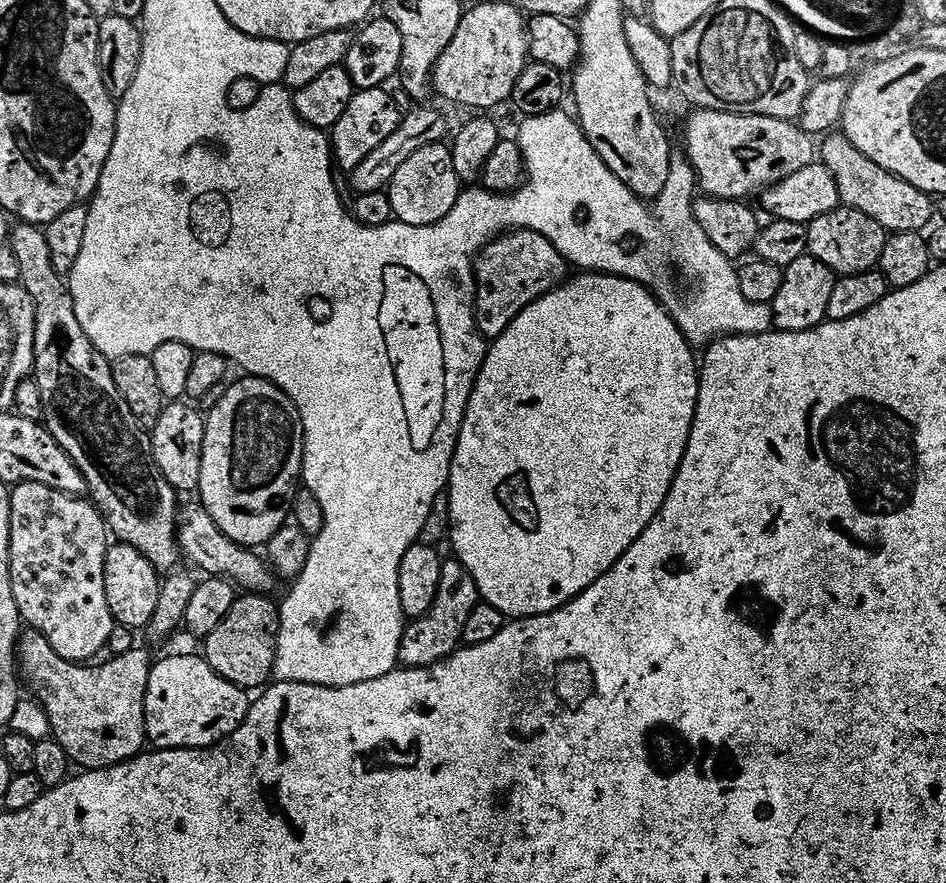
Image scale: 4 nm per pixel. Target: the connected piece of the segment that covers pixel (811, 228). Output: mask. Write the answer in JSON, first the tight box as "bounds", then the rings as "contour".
{"bounds":[806,206,889,278],"contour":[[[837,206],[832,212],[822,214],[806,228],[807,251],[844,278],[860,278],[863,272],[875,269],[889,239],[889,233],[874,218],[847,206]]]}

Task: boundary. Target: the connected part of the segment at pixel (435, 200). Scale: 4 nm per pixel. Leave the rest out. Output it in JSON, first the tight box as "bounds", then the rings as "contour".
{"bounds":[390,142,462,224],"contour":[[[431,142],[422,146],[417,153],[402,162],[398,172],[394,174],[390,183],[390,200],[393,215],[409,224],[425,224],[428,218],[433,221],[450,214],[451,208],[458,202],[462,191],[461,173],[456,171],[452,148],[449,145]]]}

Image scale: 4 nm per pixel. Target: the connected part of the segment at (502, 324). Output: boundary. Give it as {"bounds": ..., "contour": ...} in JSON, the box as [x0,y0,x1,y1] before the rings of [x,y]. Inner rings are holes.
{"bounds":[478,229,560,339],"contour":[[[519,229],[518,231],[503,235],[495,239],[484,248],[479,260],[484,264],[484,282],[478,289],[478,304],[486,308],[487,321],[482,324],[482,330],[487,339],[496,339],[511,324],[515,310],[532,303],[537,297],[544,294],[547,289],[548,276],[560,262],[557,245],[545,233],[535,232],[532,229]],[[502,306],[508,306],[503,312],[495,311]]]}

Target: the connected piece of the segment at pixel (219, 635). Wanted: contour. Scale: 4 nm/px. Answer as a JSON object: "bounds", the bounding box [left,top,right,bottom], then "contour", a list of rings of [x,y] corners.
{"bounds":[202,594,278,690],"contour":[[[268,594],[237,595],[227,620],[203,641],[202,655],[222,678],[253,690],[259,684],[267,685],[274,659],[274,625],[278,620],[278,604]]]}

